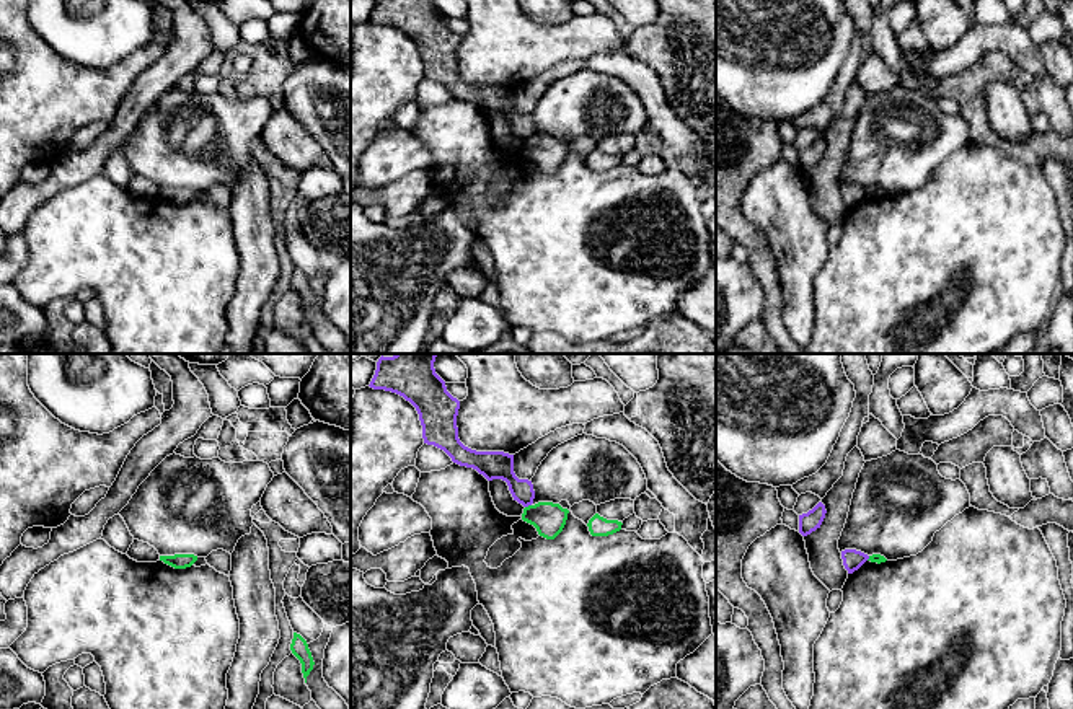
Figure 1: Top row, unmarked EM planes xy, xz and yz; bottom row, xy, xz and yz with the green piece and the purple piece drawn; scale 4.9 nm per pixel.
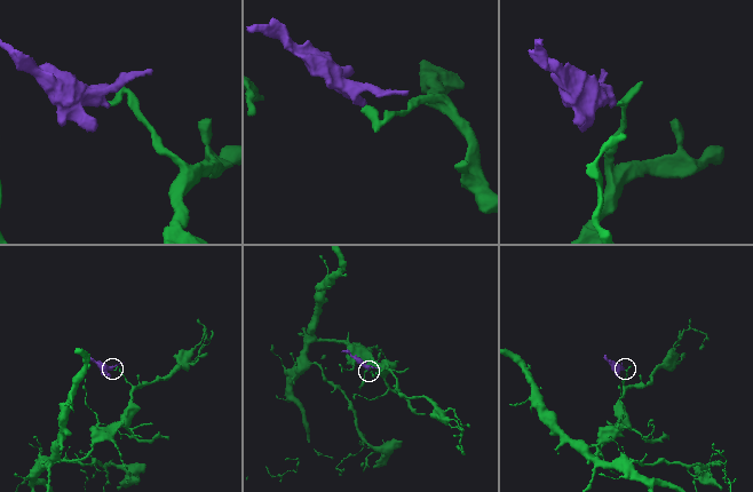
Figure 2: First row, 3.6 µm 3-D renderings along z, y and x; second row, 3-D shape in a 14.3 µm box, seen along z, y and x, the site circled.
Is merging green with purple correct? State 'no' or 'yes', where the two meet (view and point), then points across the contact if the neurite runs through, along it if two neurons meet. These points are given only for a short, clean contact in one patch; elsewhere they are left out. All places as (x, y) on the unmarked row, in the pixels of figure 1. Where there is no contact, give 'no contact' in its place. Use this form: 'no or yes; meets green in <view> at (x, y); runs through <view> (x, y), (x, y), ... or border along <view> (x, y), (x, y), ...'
no; meets green in xz at (529, 140); border along xz (530, 139), (525, 142)

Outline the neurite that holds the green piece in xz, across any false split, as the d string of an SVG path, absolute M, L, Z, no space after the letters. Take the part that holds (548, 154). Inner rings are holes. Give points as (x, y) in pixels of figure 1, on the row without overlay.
M538 137L523 143L522 155L533 160L540 171L554 174L564 163L567 143L553 137Z

